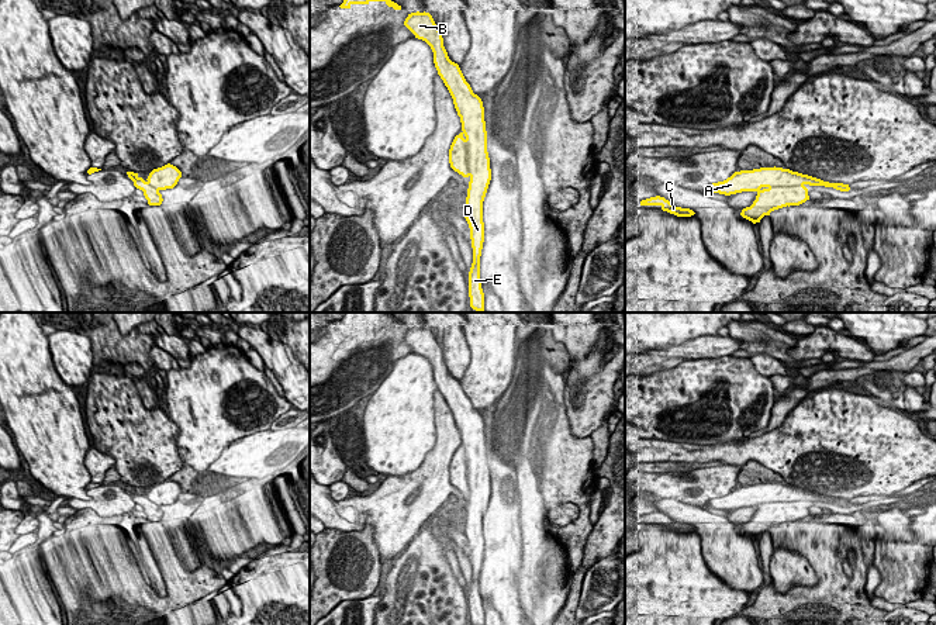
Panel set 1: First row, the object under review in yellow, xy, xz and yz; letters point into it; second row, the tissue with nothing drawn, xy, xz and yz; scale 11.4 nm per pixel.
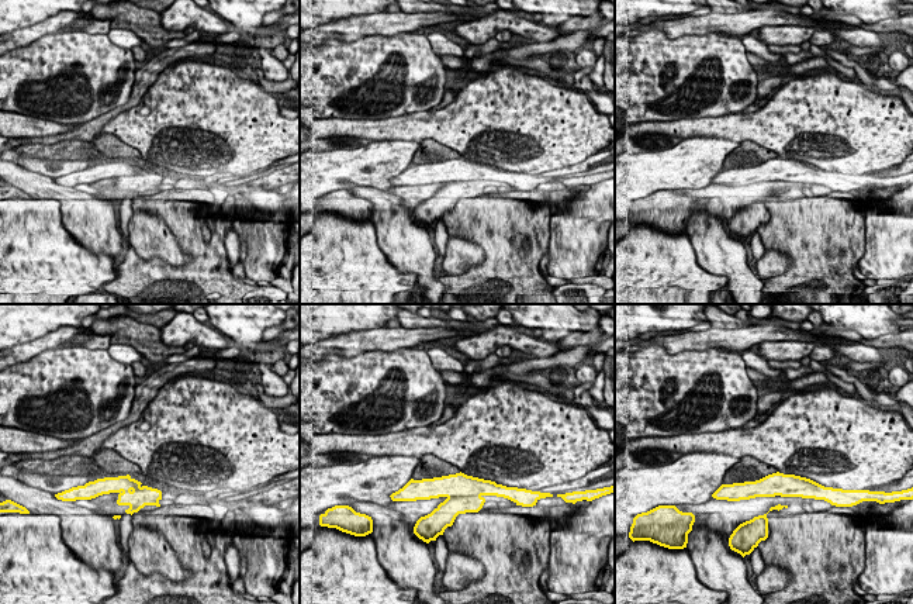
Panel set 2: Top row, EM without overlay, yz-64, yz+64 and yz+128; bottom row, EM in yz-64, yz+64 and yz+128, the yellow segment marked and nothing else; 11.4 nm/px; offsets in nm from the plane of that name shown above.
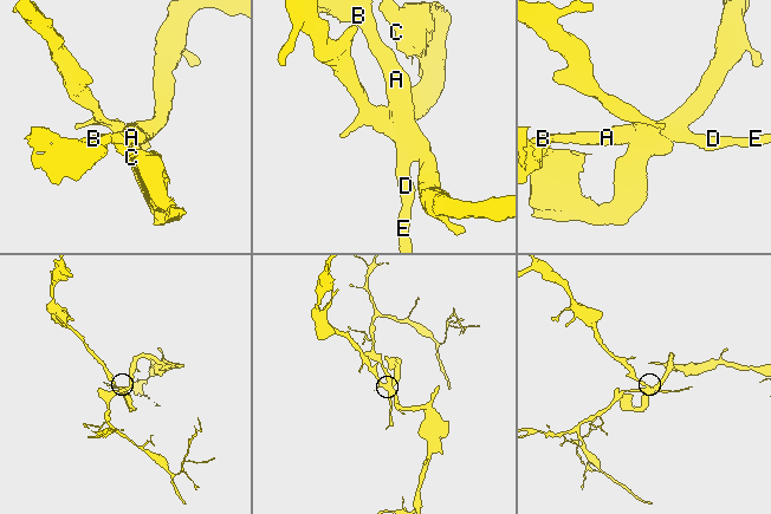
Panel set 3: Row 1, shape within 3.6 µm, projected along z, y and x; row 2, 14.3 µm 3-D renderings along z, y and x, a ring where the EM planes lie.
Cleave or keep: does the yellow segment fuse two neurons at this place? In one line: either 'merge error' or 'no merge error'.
merge error

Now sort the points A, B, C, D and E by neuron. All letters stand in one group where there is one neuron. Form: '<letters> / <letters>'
A B D E / C

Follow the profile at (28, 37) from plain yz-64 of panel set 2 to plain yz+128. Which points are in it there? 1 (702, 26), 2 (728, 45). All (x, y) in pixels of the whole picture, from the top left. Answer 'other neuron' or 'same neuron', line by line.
1: same neuron
2: other neuron

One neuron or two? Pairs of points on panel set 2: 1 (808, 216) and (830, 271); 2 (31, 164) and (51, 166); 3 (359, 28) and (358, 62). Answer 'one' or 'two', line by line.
1: one
2: one
3: two

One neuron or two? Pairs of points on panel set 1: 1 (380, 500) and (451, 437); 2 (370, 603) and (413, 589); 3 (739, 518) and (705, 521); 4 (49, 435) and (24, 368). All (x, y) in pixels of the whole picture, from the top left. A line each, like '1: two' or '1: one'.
1: one
2: two
3: two
4: one

